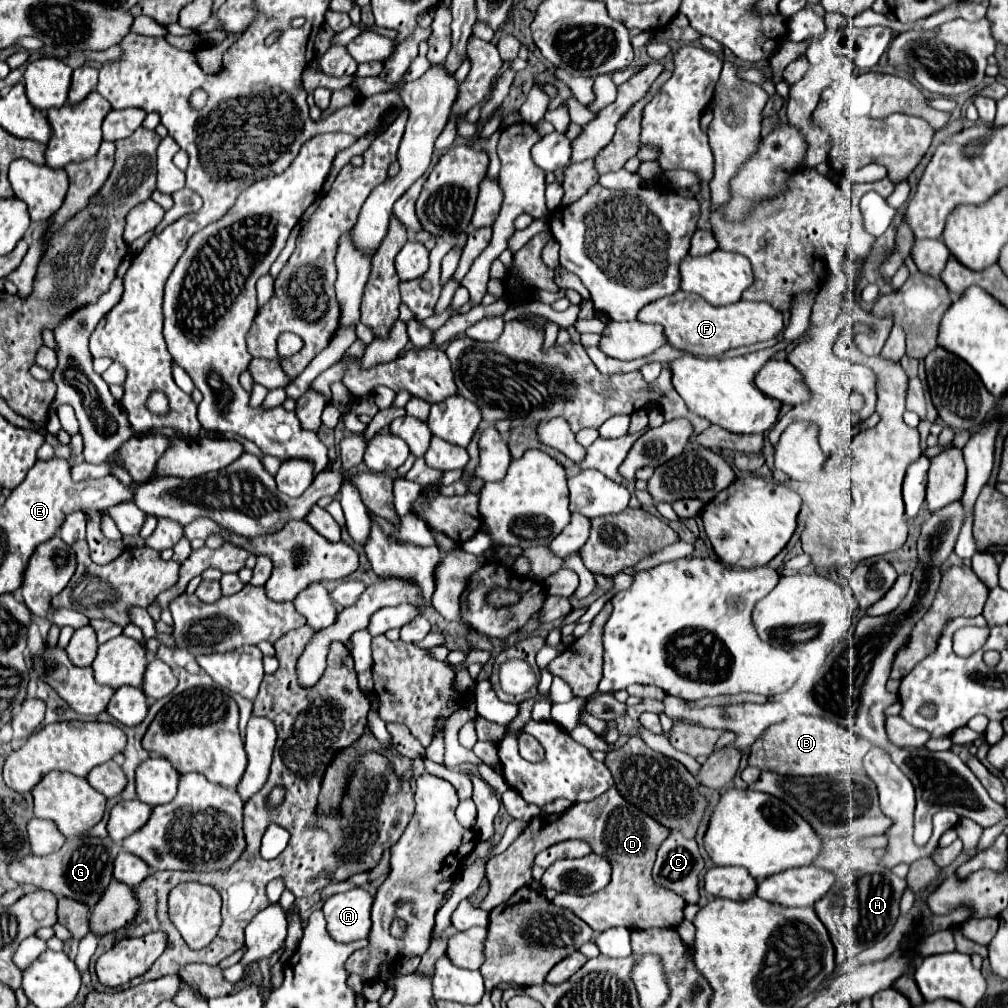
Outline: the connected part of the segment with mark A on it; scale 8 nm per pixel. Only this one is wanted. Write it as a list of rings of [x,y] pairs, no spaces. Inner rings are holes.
[[[363,888],[333,894],[323,902],[327,932],[337,942],[355,942],[369,936],[373,898]]]

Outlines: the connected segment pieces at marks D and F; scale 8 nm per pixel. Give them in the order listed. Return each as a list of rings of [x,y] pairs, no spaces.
[[[609,788],[597,800],[577,802],[561,814],[537,816],[529,822],[525,832],[499,856],[487,862],[487,878],[491,880],[491,888],[481,908],[493,910],[495,906],[507,902],[509,898],[524,886],[530,886],[533,878],[533,864],[537,852],[561,842],[561,840],[583,840],[587,842],[595,854],[609,860],[613,866],[613,880],[605,890],[597,894],[560,893],[551,901],[556,906],[571,908],[583,922],[587,922],[595,932],[603,932],[613,926],[625,926],[631,930],[645,928],[677,928],[683,922],[685,900],[677,896],[673,890],[661,888],[653,882],[651,870],[655,862],[657,848],[667,840],[671,832],[655,822],[651,816],[641,812],[637,806],[629,804],[617,788]]]
[[[679,290],[673,296],[665,296],[647,304],[637,320],[641,322],[657,322],[665,328],[667,342],[683,352],[695,356],[719,356],[729,348],[757,344],[769,338],[775,338],[783,330],[783,316],[767,302],[745,302],[739,300],[737,304],[727,306],[713,306],[697,294],[689,294]]]

